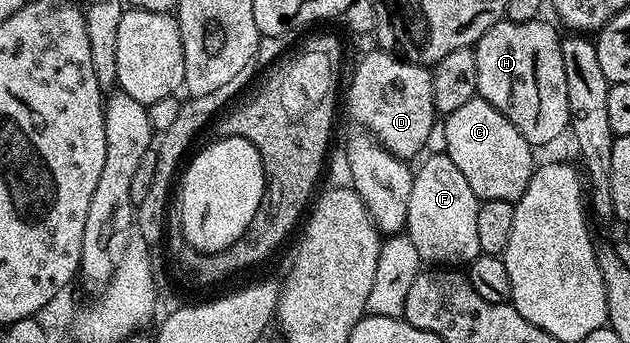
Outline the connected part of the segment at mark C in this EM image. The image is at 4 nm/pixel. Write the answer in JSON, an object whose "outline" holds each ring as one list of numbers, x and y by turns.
{"outline":[[480,96,445,114,444,120,447,136,445,154,464,173,475,195,482,201,504,199,517,202,536,168,535,150,526,142,522,132,503,113,496,111,492,103]]}

